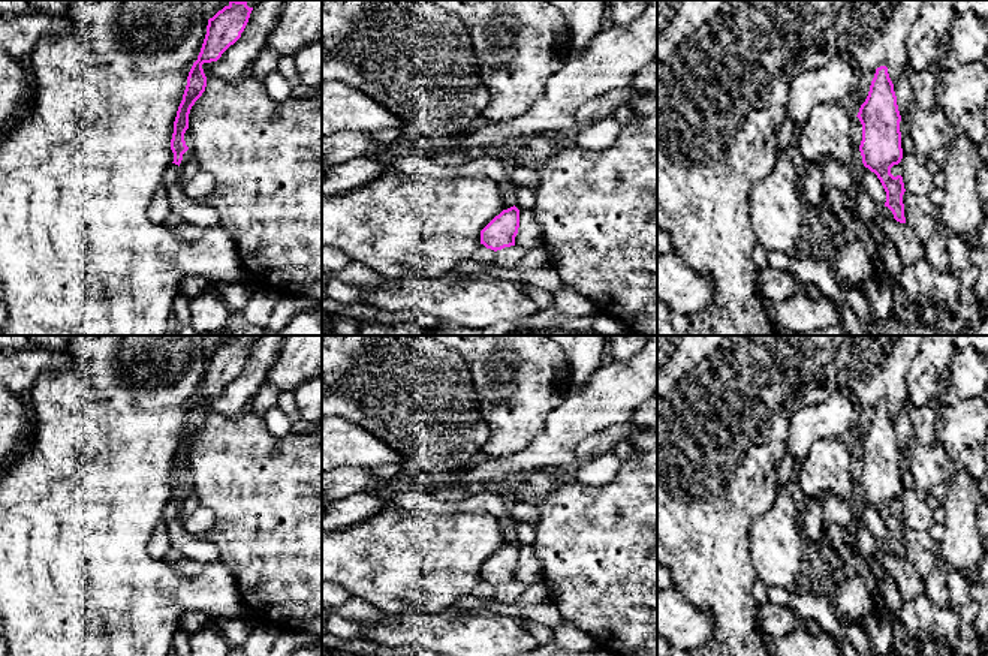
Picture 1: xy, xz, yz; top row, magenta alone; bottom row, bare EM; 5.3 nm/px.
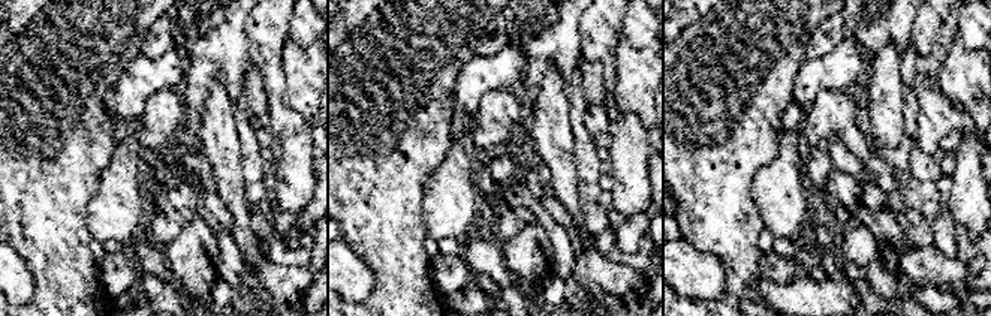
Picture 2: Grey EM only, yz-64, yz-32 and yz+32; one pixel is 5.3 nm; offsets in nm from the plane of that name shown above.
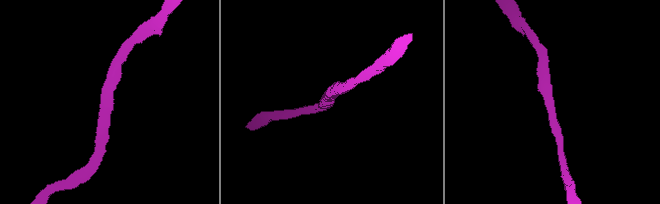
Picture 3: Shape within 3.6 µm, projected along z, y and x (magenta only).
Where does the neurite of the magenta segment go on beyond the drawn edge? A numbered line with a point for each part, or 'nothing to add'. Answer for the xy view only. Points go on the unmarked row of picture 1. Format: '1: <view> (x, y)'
nothing to add

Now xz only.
nothing to add

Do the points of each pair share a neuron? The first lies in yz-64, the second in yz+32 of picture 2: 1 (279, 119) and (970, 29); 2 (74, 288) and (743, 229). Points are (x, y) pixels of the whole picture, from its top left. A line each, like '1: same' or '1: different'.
1: different
2: same

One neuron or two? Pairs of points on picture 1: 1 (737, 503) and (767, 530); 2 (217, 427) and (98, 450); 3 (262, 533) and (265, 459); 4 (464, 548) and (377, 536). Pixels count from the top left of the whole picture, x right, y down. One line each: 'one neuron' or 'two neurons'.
1: two neurons
2: two neurons
3: one neuron
4: one neuron

